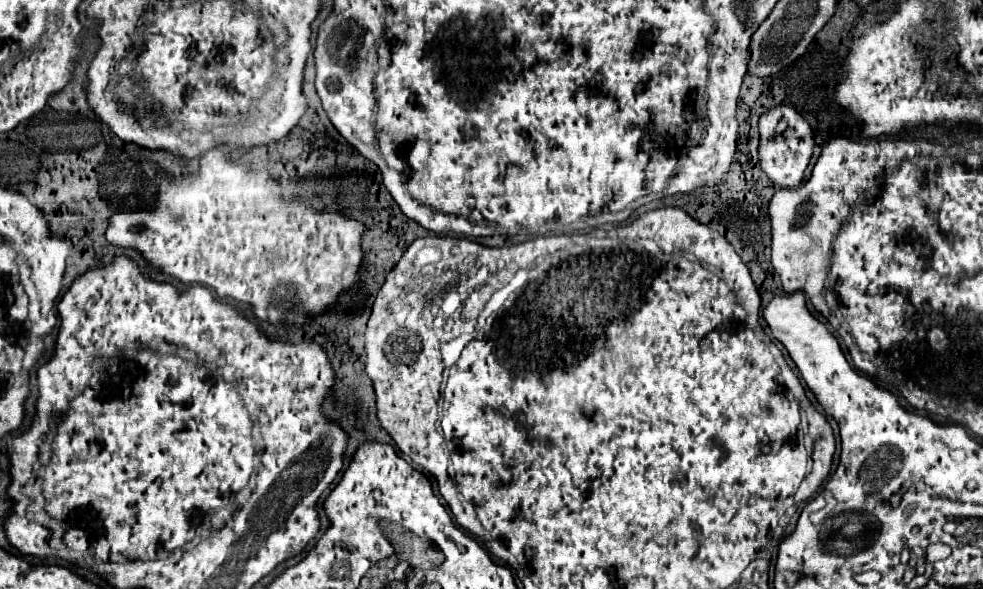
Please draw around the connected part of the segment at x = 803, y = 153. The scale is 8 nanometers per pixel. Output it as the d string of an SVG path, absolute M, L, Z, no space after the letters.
M775 106L759 120L759 168L779 188L797 188L813 154L813 130L789 106Z

